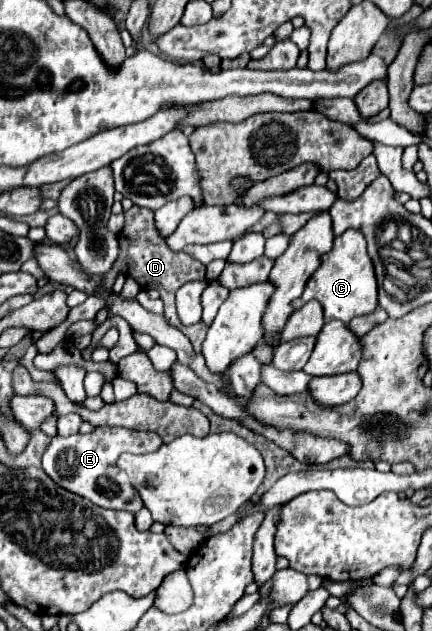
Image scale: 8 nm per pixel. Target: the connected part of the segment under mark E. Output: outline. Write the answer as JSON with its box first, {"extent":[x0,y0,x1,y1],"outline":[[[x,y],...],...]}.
{"extent":[42,427,162,513],"outline":[[[96,427],[92,433],[76,433],[70,437],[54,437],[42,457],[42,469],[60,487],[90,499],[104,509],[124,509],[138,513],[144,507],[142,497],[136,493],[128,475],[116,465],[122,453],[146,455],[154,453],[162,445],[162,439],[150,431],[134,431],[126,427]]]}

